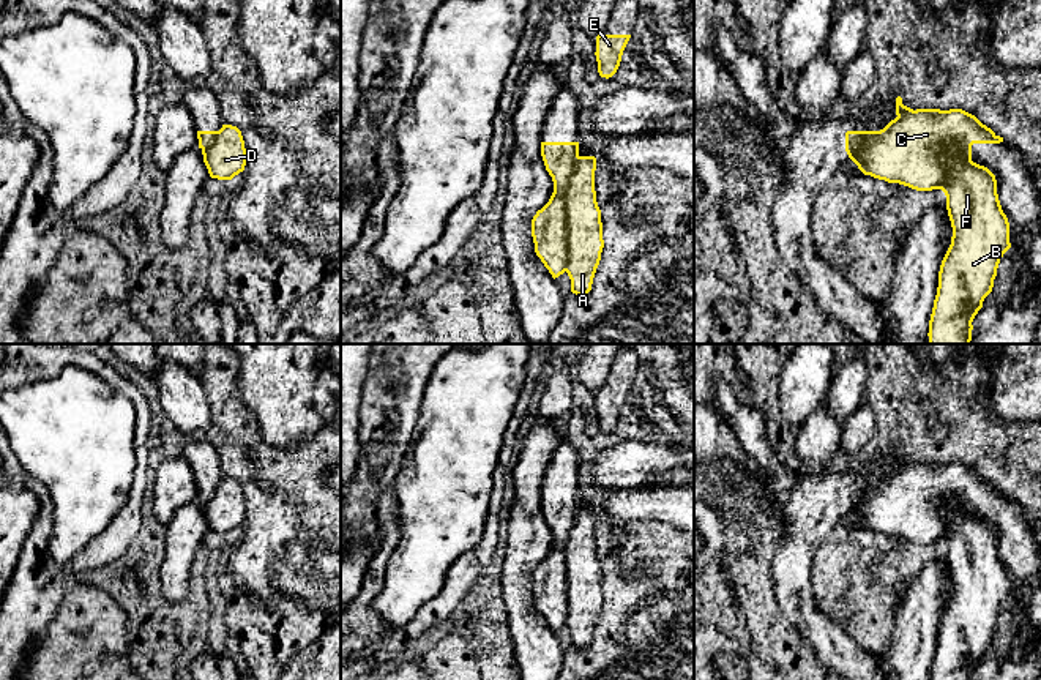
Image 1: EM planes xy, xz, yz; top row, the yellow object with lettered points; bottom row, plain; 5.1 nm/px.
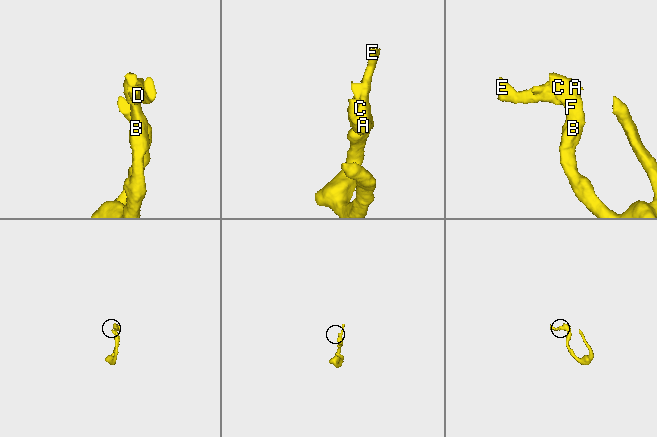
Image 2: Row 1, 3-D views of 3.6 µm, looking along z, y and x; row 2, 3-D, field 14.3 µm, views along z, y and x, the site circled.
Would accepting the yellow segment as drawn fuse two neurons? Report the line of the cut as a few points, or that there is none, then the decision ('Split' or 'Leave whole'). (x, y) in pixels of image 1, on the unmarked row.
Split along xz (578, 508), (563, 548), (567, 584), (565, 623). Split

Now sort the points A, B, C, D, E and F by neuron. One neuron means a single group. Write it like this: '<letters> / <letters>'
A C D E / B F

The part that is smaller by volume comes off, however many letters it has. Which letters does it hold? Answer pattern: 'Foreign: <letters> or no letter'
Foreign: A, C, D, E

